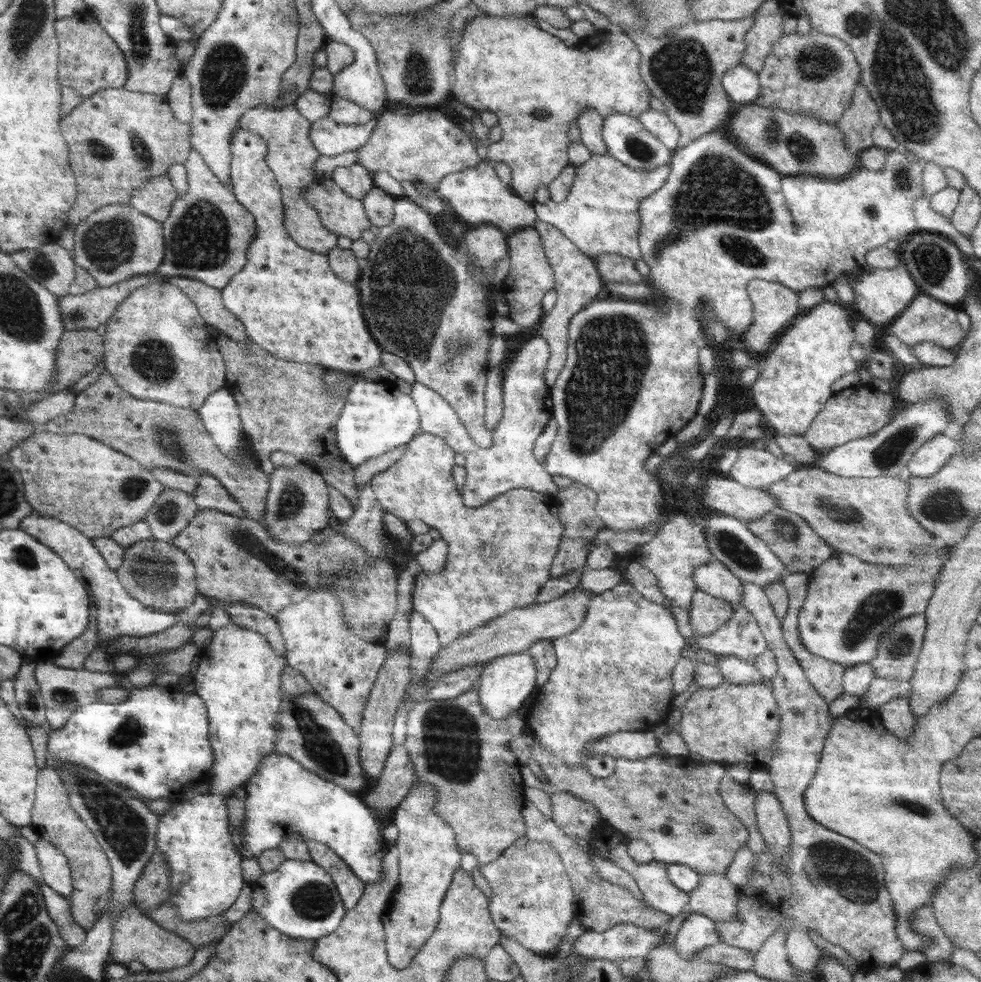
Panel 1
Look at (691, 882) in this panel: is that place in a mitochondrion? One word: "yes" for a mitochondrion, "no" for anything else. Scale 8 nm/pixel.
no

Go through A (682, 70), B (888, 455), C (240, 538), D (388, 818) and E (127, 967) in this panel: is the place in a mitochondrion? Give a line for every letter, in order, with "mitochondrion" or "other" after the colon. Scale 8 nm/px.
A: mitochondrion
B: mitochondrion
C: mitochondrion
D: other
E: other

